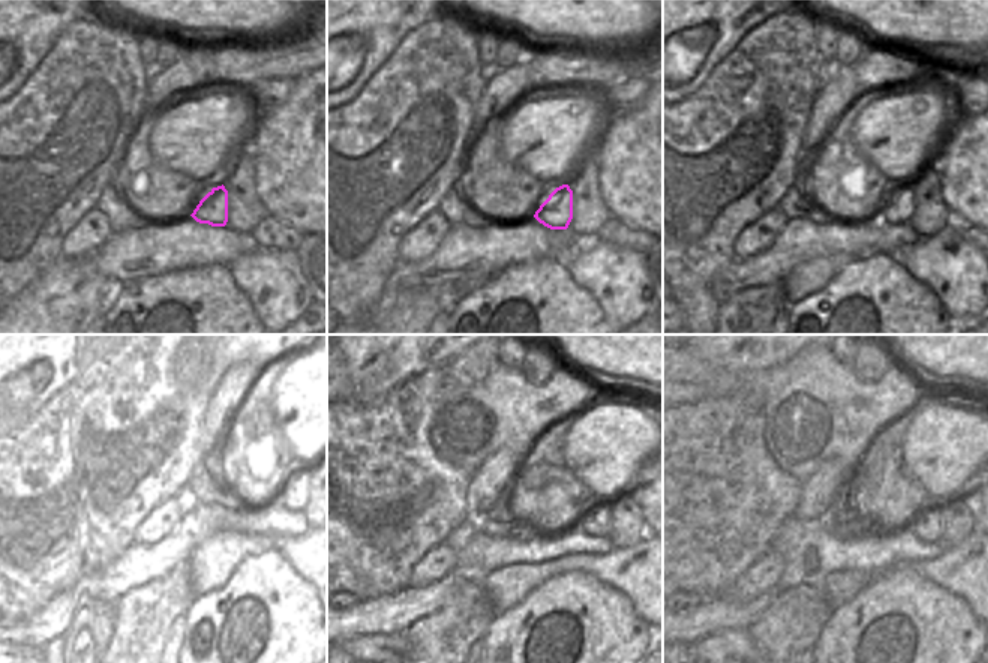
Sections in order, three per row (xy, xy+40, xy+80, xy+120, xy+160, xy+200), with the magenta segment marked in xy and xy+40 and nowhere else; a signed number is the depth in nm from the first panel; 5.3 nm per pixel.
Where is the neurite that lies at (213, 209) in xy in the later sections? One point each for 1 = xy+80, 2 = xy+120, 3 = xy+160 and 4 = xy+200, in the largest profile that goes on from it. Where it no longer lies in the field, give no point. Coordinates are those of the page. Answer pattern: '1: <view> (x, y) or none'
1: xy+80 (901, 206)
2: xy+120 (257, 522)
3: xy+160 (595, 522)
4: xy+200 (927, 525)

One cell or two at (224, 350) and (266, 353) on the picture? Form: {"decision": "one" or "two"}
{"decision": "one"}

